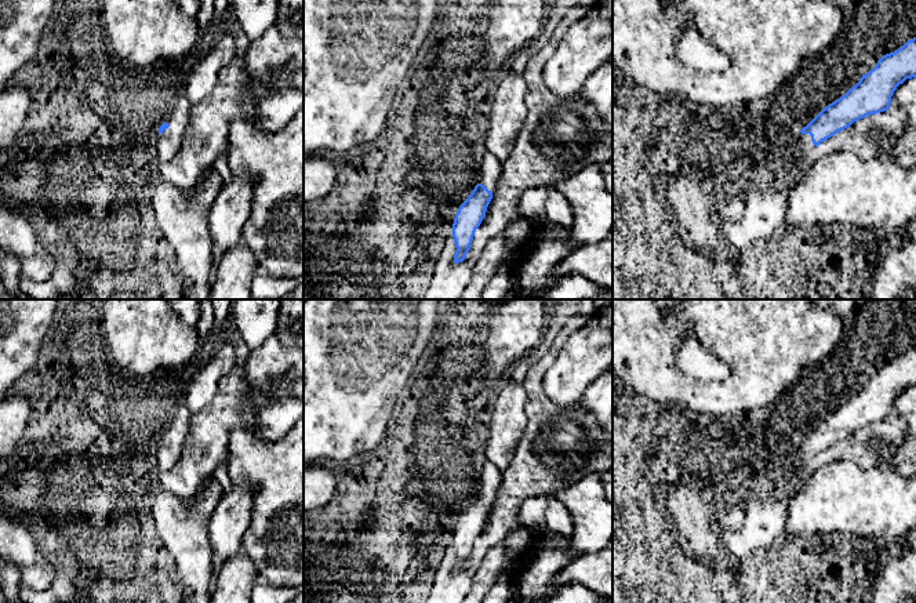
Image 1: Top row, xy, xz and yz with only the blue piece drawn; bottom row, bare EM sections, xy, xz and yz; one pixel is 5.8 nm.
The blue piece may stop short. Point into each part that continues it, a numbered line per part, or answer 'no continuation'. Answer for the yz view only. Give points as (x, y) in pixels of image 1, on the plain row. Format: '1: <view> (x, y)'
1: yz (799, 456)

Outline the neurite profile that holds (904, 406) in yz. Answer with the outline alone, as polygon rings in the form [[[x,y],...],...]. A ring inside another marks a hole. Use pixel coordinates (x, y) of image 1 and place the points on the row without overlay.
[[[906,388],[891,406],[890,417],[902,417],[906,422],[905,440],[895,450],[894,462],[880,462],[879,469],[895,471],[904,476],[916,476],[916,388]]]

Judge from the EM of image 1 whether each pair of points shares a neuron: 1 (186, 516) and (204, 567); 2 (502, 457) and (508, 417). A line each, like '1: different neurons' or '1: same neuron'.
1: same neuron
2: same neuron

